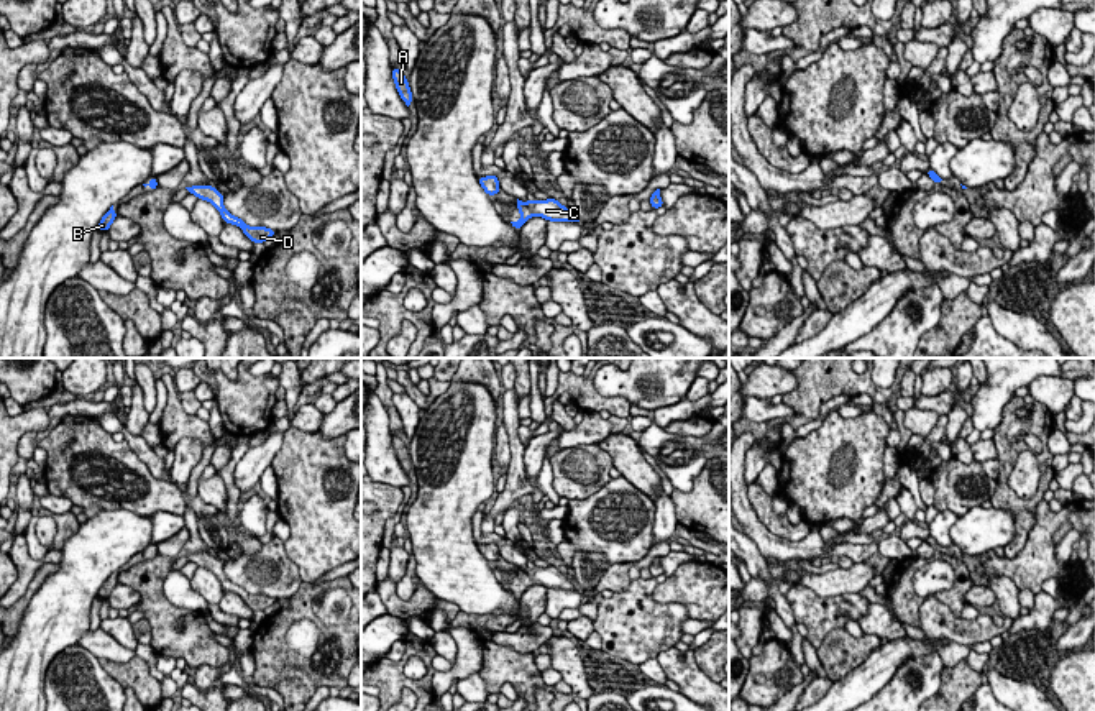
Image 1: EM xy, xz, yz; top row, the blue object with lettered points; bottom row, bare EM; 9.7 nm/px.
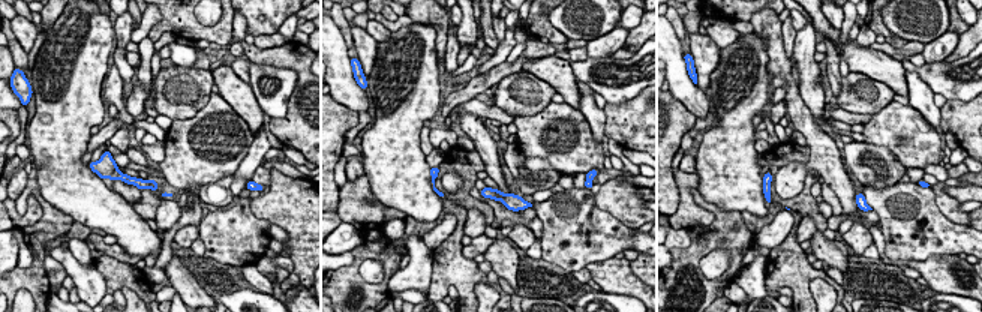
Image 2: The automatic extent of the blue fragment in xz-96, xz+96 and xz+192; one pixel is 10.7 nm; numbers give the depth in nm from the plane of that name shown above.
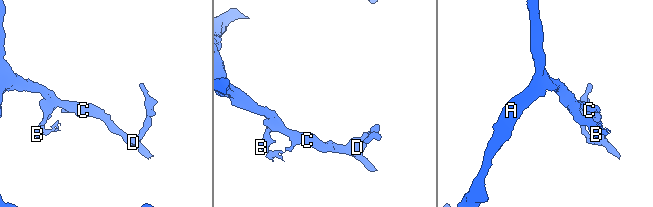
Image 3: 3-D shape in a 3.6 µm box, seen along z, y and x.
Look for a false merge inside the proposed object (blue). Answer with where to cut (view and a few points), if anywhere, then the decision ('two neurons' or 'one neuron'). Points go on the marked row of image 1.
no cut; one neuron

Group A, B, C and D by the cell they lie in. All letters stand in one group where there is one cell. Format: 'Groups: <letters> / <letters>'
Groups: A B C D

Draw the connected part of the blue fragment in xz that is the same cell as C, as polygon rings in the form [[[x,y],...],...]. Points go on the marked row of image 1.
[[[517,199],[517,210],[520,212],[519,222],[511,222],[514,228],[520,230],[522,225],[530,217],[542,217],[548,222],[580,222],[575,213],[571,213],[565,205],[560,204],[557,199],[547,199],[547,200],[527,200],[522,202]]]

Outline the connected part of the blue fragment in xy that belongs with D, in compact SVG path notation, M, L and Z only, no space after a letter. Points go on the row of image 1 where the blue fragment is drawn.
M190 186L186 189L197 199L210 202L220 212L223 222L240 227L250 241L264 243L274 236L274 230L266 227L250 227L241 218L231 215L223 205L223 194L218 192L213 186Z

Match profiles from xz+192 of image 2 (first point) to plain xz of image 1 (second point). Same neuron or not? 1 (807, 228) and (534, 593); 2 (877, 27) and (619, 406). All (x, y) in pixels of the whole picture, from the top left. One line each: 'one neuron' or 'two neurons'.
1: one neuron
2: one neuron

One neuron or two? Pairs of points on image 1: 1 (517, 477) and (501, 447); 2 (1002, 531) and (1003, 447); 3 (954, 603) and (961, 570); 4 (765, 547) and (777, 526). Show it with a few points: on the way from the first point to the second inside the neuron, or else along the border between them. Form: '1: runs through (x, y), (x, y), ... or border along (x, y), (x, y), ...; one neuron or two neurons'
1: border along (503, 424), (509, 449), (509, 465), (506, 468); two neurons
2: border along (992, 506), (1013, 516), (1015, 536), (1003, 547); two neurons
3: runs through (956, 595), (956, 578); one neuron
4: border along (749, 503), (775, 534), (801, 541), (811, 531); two neurons

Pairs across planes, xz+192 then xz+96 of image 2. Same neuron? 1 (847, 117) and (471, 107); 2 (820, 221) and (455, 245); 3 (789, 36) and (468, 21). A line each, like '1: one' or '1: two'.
1: one
2: two
3: two

